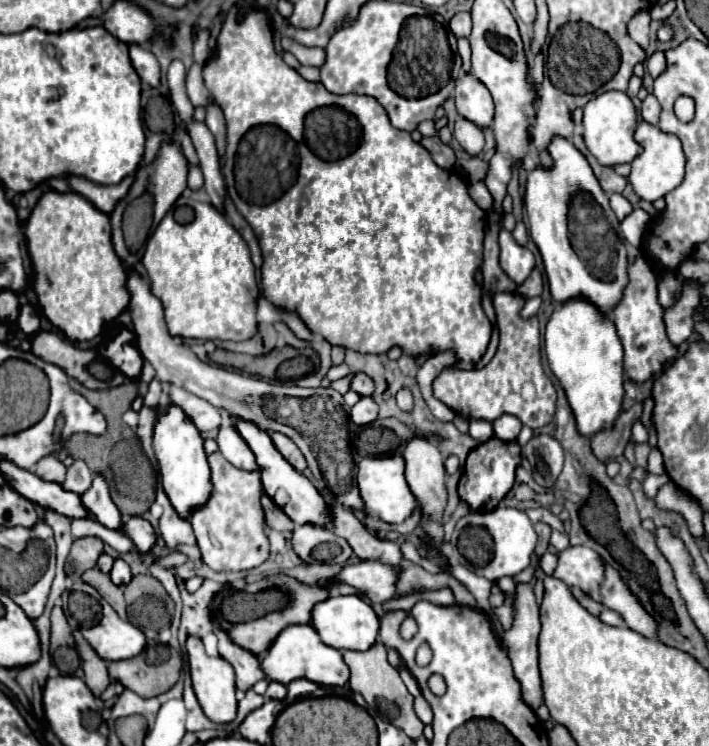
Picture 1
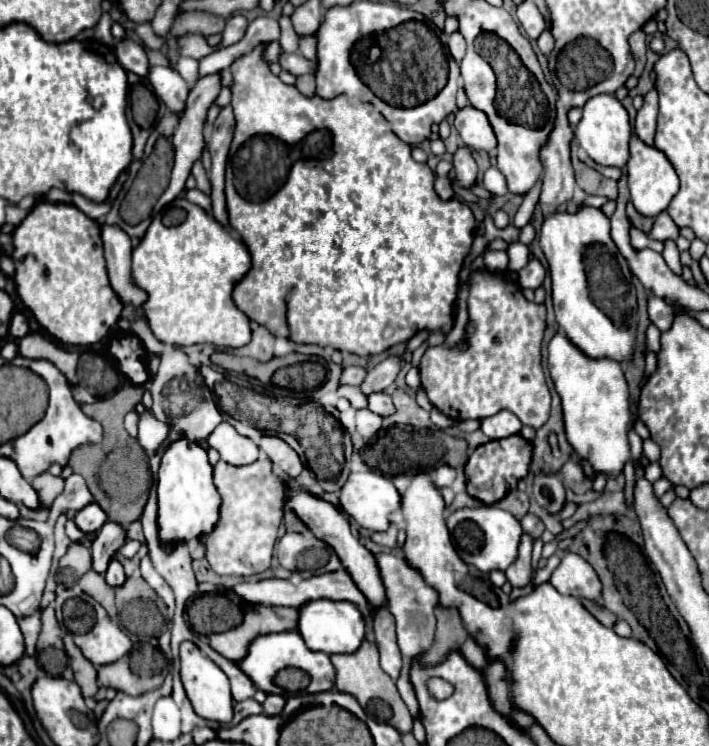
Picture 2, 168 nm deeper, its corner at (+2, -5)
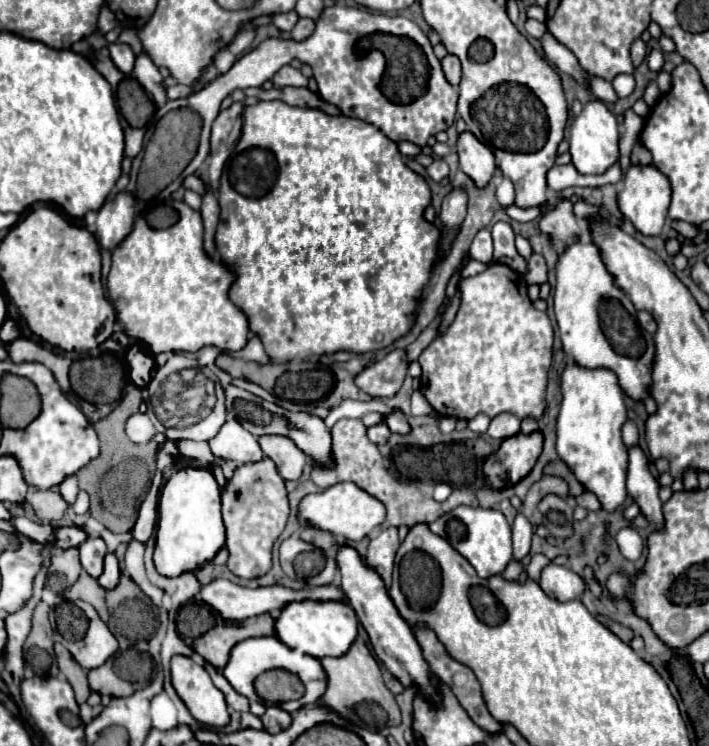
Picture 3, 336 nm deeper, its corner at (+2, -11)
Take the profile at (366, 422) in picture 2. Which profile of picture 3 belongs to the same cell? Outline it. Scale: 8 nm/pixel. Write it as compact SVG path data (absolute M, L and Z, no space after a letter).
M375 424L375 426L369 426L367 428L367 438L373 442L373 444L385 444L387 438L389 438L389 428L385 424Z

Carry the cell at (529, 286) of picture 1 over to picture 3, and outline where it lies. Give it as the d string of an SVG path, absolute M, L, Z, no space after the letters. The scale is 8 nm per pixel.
M531 254L529 264L527 264L527 272L523 274L523 278L525 278L527 286L547 282L547 266L545 266L545 260L541 254Z

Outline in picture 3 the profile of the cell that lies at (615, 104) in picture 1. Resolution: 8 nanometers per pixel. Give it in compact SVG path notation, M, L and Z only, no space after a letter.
M601 100L589 102L573 120L569 152L573 158L573 166L581 174L603 174L607 168L619 162L619 124L615 114Z

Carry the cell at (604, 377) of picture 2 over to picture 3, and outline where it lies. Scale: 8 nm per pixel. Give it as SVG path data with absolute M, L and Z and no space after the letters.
M575 362L565 364L561 372L561 408L557 418L557 454L569 464L577 480L593 492L605 510L619 508L625 498L627 448L621 438L621 426L627 422L627 408L617 374L607 368L581 368Z

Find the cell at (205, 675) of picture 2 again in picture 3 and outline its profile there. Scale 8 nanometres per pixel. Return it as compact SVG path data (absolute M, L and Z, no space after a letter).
M173 656L171 680L179 698L197 722L213 728L223 728L229 724L225 696L211 682L211 676L203 666L195 664L189 656Z

